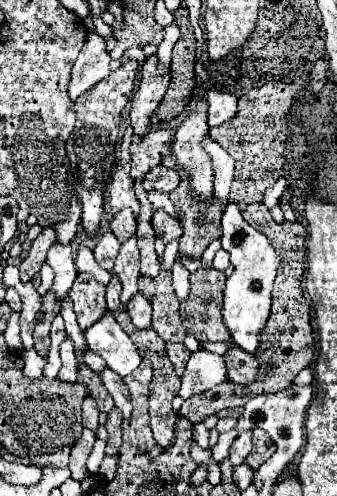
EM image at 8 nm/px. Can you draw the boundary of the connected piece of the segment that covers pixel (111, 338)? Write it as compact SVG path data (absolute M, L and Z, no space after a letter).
M106 312L84 334L86 334L88 348L94 354L102 356L106 360L108 368L112 368L122 378L138 368L142 358L140 358L134 342L130 340L130 336L116 322L114 314Z

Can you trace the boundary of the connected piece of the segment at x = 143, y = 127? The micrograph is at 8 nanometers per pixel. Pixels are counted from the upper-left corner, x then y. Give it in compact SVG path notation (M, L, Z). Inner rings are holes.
M156 54L148 56L142 66L140 86L132 98L132 110L130 110L130 122L138 138L144 138L148 134L150 116L162 102L168 84L170 76L158 72L158 56Z

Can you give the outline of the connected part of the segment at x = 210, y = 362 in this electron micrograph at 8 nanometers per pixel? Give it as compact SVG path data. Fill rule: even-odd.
M196 350L186 364L178 394L182 398L190 398L194 394L212 390L214 386L220 386L224 382L228 382L224 358L208 350Z

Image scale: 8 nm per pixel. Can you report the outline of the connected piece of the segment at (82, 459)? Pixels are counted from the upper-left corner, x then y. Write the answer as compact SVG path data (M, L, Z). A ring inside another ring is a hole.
M84 428L84 434L80 436L80 440L74 444L72 452L70 452L70 472L72 472L72 478L74 480L84 480L88 476L88 470L86 470L86 460L94 448L94 442L96 442L96 436L94 432L90 432L88 428Z

